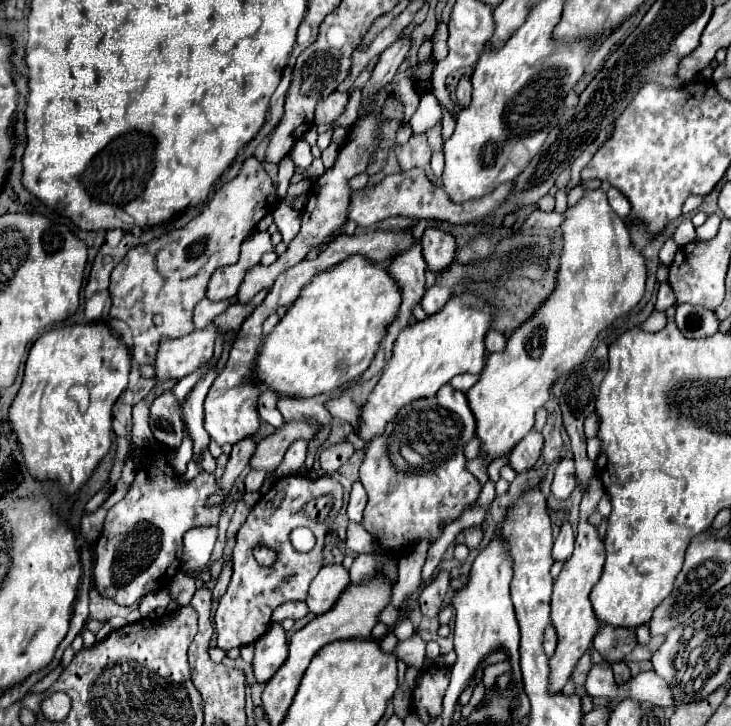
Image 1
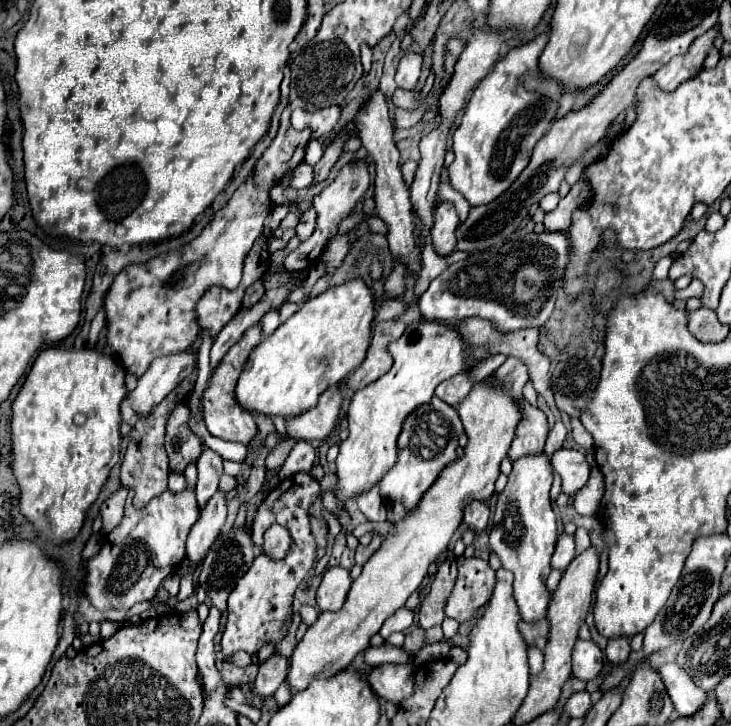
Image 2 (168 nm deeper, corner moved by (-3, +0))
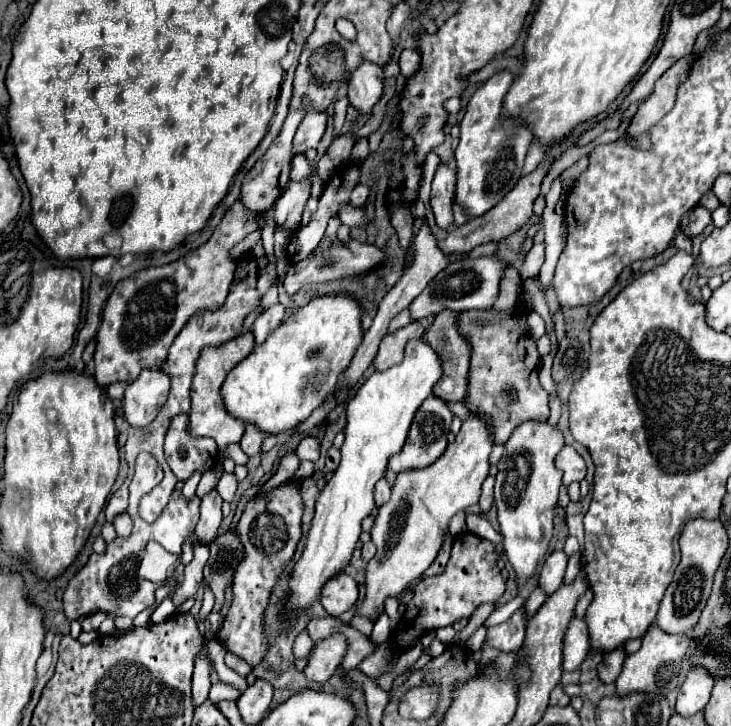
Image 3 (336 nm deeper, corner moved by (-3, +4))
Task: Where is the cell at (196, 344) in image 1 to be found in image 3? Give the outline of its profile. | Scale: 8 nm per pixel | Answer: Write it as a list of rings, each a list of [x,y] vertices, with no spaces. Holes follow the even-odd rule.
[[[143,370],[135,382],[125,388],[123,414],[135,428],[149,426],[167,402],[169,382],[159,370]]]

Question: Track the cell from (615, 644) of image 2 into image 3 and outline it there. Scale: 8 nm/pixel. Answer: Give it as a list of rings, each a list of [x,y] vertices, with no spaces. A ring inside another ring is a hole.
[[[623,646],[607,652],[601,660],[601,664],[597,666],[597,672],[599,672],[599,680],[603,684],[613,684],[615,678],[619,676],[621,672],[621,666],[623,666],[623,660],[625,660],[625,650]]]

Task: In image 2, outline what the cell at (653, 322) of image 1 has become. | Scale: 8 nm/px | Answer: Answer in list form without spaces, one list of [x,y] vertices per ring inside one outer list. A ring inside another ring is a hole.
[[[693,279],[685,289],[681,289],[676,292],[675,298],[681,300],[687,300],[693,297],[700,298],[703,292],[703,284],[699,280]]]

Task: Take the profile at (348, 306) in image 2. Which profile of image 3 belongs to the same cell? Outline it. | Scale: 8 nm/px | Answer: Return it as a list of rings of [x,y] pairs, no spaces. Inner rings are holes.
[[[349,294],[313,298],[227,374],[221,386],[225,410],[267,434],[297,428],[335,390],[361,338],[361,306]]]

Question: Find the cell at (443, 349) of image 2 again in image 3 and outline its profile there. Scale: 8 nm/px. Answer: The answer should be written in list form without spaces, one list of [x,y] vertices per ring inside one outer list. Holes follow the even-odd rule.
[[[415,340],[407,344],[405,350],[405,358],[399,366],[391,366],[383,372],[373,372],[365,384],[355,392],[355,396],[347,402],[345,414],[347,414],[347,426],[345,426],[345,442],[341,446],[341,464],[335,470],[333,478],[325,484],[325,488],[321,490],[321,494],[317,496],[315,502],[315,516],[305,540],[305,550],[301,554],[301,558],[295,562],[287,586],[289,592],[285,596],[285,608],[283,608],[283,618],[287,622],[287,628],[295,624],[295,620],[315,604],[315,600],[321,598],[321,590],[325,588],[325,584],[335,578],[337,574],[343,572],[343,568],[349,564],[355,544],[359,542],[361,536],[361,522],[377,508],[375,506],[375,498],[373,498],[373,490],[379,478],[385,476],[387,470],[387,462],[389,456],[393,456],[395,452],[399,452],[405,444],[409,426],[413,422],[413,416],[417,412],[417,408],[423,404],[423,400],[427,396],[433,394],[433,386],[435,382],[441,378],[443,370],[441,370],[441,362],[437,358],[437,352],[425,344],[423,340]]]

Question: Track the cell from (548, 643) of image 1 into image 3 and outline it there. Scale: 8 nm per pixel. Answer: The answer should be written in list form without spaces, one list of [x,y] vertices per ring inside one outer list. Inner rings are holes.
[[[517,610],[508,621],[501,624],[501,628],[493,626],[487,630],[485,644],[495,647],[501,652],[519,650],[525,638],[525,616],[523,610]]]

